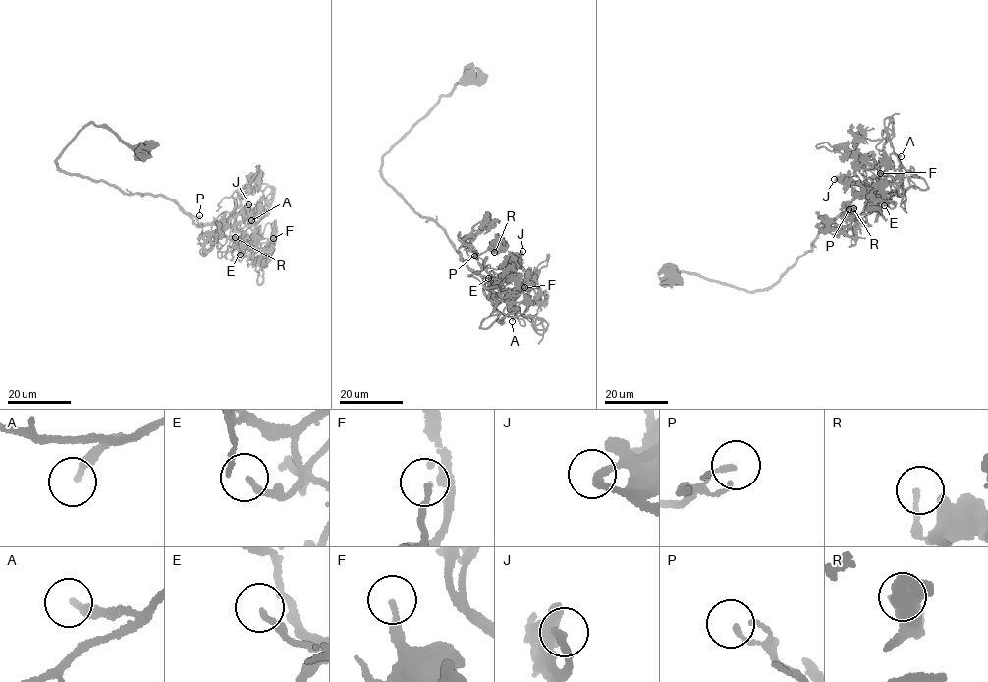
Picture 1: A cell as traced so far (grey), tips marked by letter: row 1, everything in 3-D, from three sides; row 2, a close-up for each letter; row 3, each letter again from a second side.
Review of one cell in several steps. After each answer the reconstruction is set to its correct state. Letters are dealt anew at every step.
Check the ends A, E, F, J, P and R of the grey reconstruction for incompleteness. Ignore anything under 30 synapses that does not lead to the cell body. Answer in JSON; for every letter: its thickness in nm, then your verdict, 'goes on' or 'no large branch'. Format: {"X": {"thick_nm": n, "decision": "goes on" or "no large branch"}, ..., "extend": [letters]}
{"A": {"thick_nm": 190, "decision": "goes on"}, "E": {"thick_nm": 160, "decision": "no large branch"}, "F": {"thick_nm": 160, "decision": "no large branch"}, "J": {"thick_nm": 220, "decision": "no large branch"}, "P": {"thick_nm": 140, "decision": "no large branch"}, "R": {"thick_nm": 140, "decision": "no large branch"}, "extend": ["A"]}

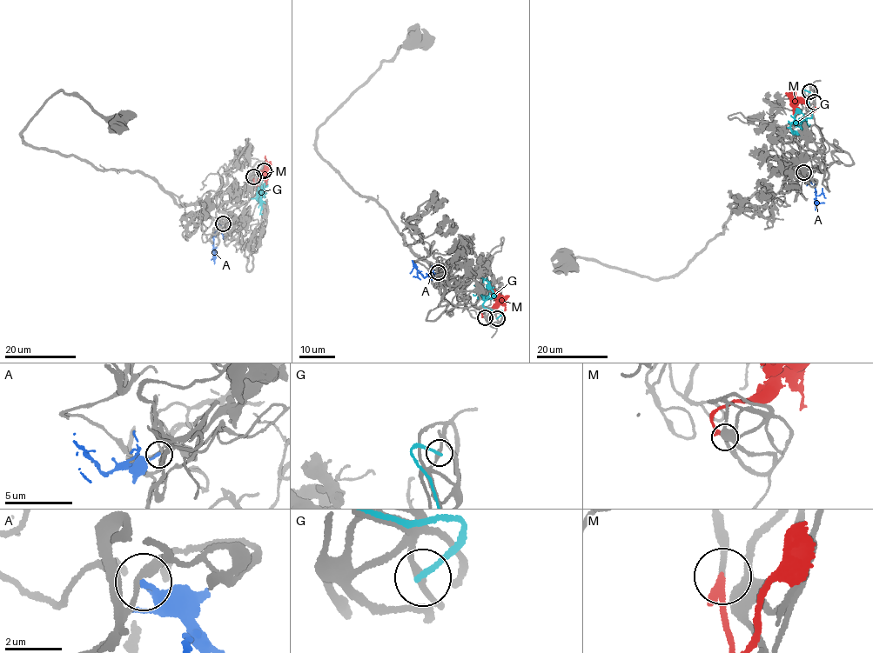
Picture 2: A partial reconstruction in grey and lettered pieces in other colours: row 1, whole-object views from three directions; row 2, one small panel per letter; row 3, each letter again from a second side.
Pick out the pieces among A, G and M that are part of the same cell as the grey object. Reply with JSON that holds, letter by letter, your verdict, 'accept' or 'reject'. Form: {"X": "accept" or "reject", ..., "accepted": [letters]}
{"A": "reject", "G": "reject", "M": "accept", "accepted": ["M"]}

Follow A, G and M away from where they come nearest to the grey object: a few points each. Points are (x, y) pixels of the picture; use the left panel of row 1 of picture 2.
A: (223, 223), (218, 224), (212, 236), (214, 264)
G: (264, 169), (265, 167), (268, 169), (259, 194), (265, 193), (263, 196), (261, 192), (263, 214)
M: (253, 176), (257, 186), (265, 167), (265, 156)

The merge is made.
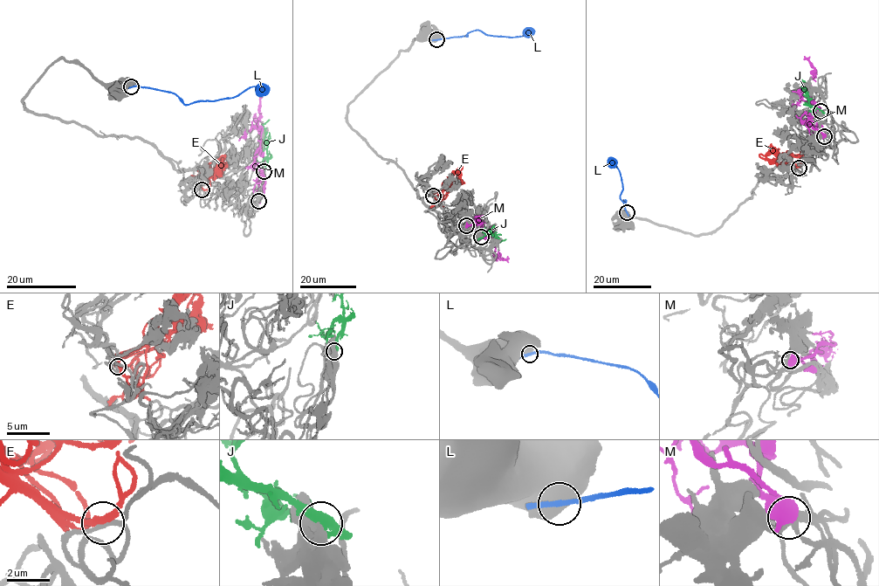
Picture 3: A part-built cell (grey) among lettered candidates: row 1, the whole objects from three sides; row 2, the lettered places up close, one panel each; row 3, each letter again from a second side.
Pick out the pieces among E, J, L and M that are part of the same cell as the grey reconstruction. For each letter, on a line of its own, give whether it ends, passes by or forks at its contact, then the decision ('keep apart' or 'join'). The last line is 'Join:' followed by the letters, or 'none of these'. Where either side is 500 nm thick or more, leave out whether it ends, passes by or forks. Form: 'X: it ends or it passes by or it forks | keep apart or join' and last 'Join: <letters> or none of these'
E: it passes by | join
J: keep apart
L: keep apart
M: it passes by | keep apart
Join: E

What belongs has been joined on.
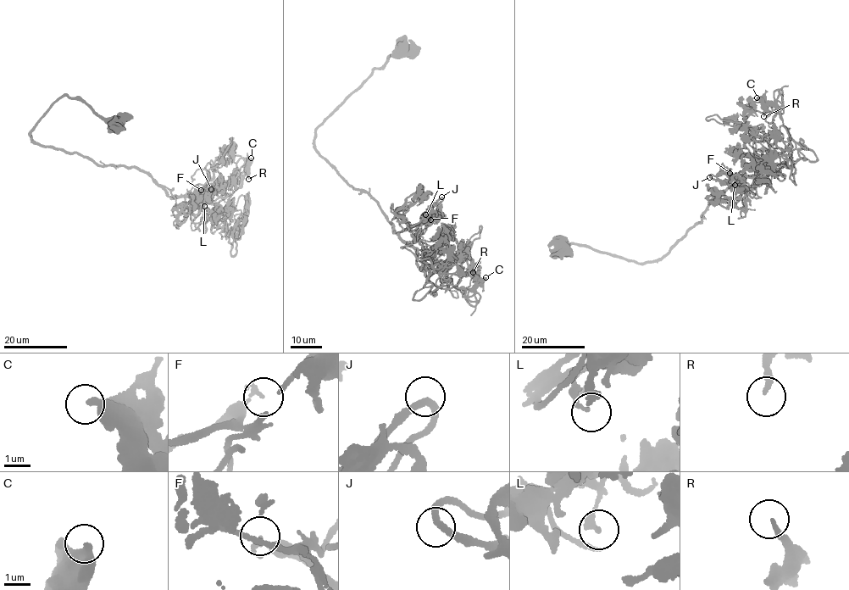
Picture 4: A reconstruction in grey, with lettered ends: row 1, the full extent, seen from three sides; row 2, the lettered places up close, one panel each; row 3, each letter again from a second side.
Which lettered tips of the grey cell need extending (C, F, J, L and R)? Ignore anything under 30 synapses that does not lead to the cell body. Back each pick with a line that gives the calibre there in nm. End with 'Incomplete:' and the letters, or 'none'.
Incomplete: none

